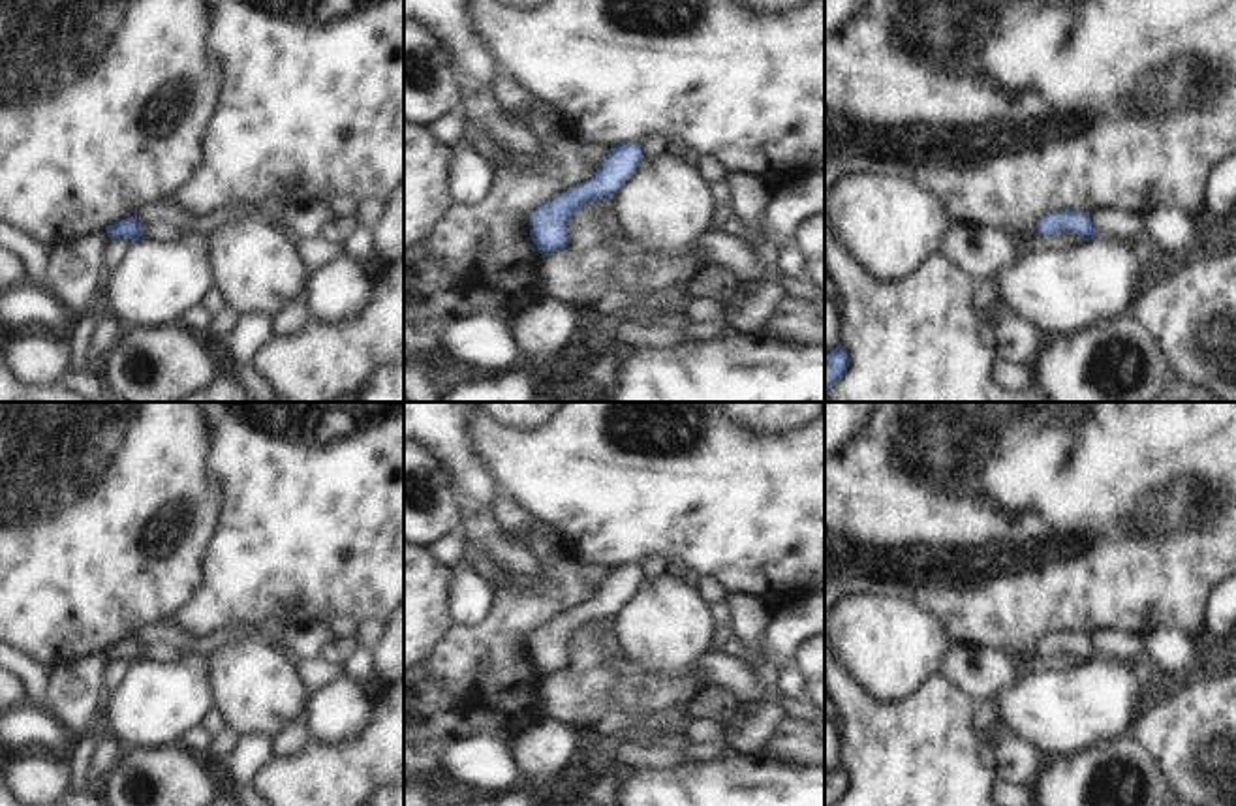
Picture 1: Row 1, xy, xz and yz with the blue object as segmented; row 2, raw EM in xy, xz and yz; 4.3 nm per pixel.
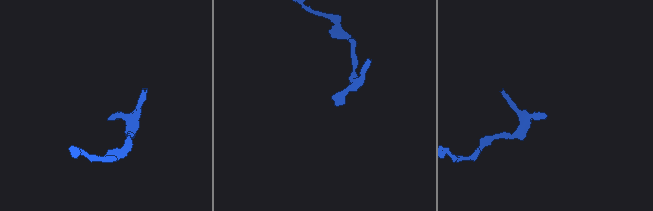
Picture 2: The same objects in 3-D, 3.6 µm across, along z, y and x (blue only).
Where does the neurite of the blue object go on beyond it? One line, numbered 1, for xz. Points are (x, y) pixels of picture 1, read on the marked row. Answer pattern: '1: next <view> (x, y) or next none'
1: next none

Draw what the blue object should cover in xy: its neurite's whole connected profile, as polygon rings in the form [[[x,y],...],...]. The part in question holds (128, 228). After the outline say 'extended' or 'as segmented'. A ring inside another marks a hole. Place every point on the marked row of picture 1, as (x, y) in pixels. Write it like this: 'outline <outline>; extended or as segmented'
outline [[[128,216],[116,224],[113,224],[111,227],[105,229],[109,240],[115,239],[130,239],[130,240],[137,240],[139,237],[143,237],[147,231],[147,227],[137,220],[137,216]]]; as segmented

